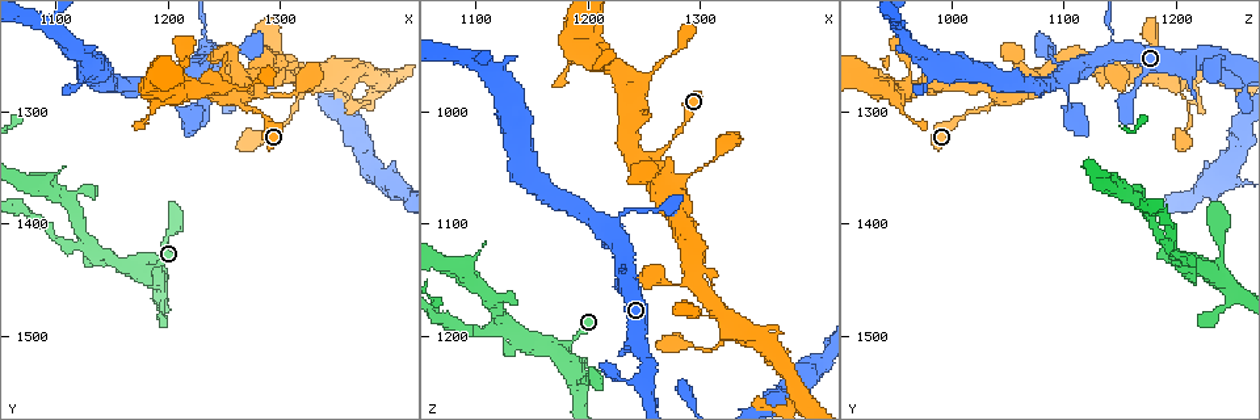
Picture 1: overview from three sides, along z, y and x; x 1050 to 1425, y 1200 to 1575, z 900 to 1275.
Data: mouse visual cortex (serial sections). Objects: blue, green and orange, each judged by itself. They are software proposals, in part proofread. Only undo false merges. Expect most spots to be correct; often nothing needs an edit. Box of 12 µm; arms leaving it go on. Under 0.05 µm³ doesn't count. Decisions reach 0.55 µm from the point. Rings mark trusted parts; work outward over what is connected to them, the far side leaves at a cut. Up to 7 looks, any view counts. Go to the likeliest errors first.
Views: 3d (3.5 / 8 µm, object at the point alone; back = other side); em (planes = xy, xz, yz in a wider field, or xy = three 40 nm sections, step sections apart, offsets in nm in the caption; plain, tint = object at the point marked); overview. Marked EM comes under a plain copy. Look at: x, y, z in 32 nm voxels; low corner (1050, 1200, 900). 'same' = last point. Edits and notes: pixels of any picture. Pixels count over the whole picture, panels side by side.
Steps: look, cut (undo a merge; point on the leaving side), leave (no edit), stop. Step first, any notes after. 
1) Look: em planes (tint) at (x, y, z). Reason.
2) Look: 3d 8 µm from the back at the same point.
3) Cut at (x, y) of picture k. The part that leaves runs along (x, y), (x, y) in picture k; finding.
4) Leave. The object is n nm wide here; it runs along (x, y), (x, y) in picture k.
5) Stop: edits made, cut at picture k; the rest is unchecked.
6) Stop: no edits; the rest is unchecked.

Look: 3d 3.5 µm at (1232, 1240, 1144). Arms part here.

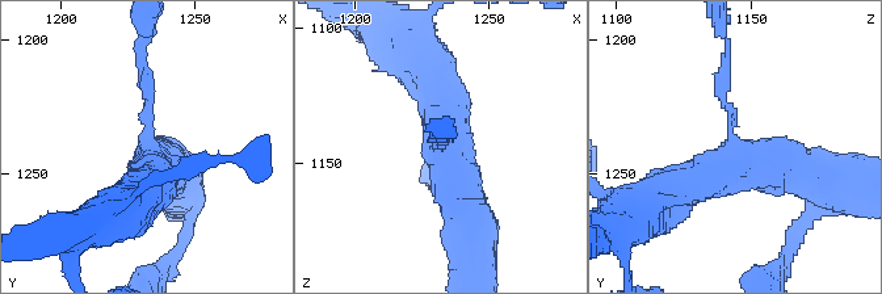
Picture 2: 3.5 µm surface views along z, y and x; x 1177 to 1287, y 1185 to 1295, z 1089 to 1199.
Look: em xy step 3 (tint) at (1231, 1242, 1146).

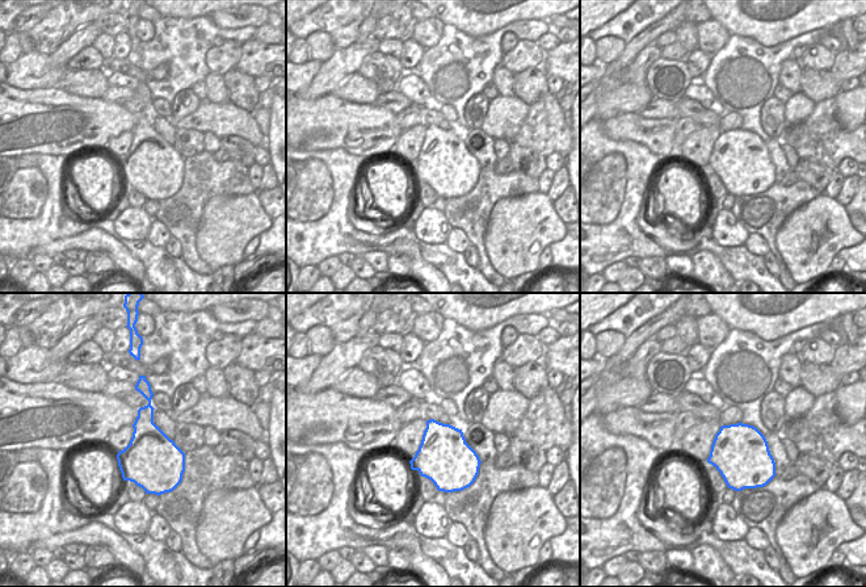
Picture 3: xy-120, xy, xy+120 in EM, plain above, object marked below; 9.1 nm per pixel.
Leave. The arms are 100, 500, 600 nm wide; it runs along (470, 235), (441, 87) in picture 2; one cell here.

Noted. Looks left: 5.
Look: 3d 8 µm at (1128, 1420, 1192). Branch point.

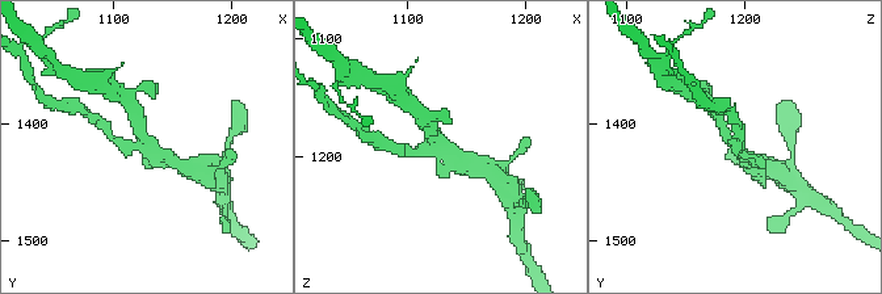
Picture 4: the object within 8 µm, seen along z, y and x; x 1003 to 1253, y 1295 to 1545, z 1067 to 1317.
Look: em xy step 3 (tint) at (1126, 1422, 1194). 3 arms meet here; the arms are 250, 250, 350 nm wide; shape alone is not enough.

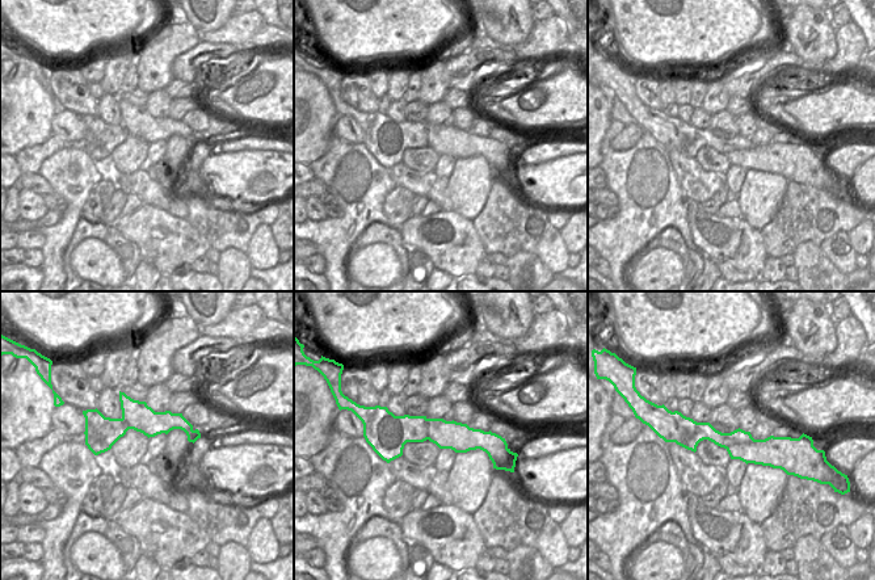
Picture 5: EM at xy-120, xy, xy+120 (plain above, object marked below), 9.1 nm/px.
Cut at (408, 151) of picture 4. The part that leaves runs along (432, 150), (404, 154), (387, 148) in picture 4; two cells meet here.

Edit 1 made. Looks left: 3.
Look: 3d 8 µm at (1216, 1274, 964). Narrows sharply.

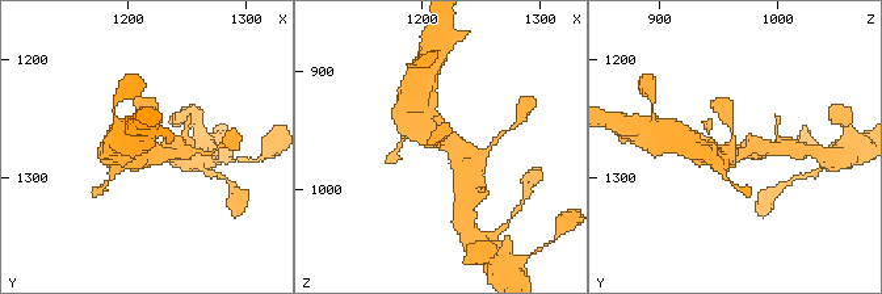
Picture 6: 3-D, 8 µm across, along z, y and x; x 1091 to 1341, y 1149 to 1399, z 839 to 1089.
Look: 3d 3.5 µm at (1212, 1272, 962).

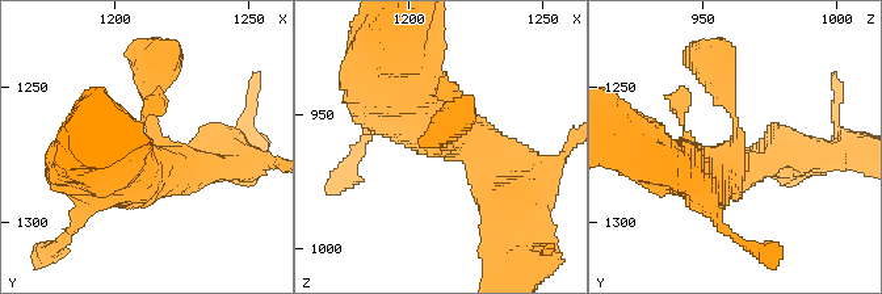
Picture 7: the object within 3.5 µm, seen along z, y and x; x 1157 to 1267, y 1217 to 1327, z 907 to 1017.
Look: em xy step 2 (tint) at (1213, 1273, 962). Now the EM.

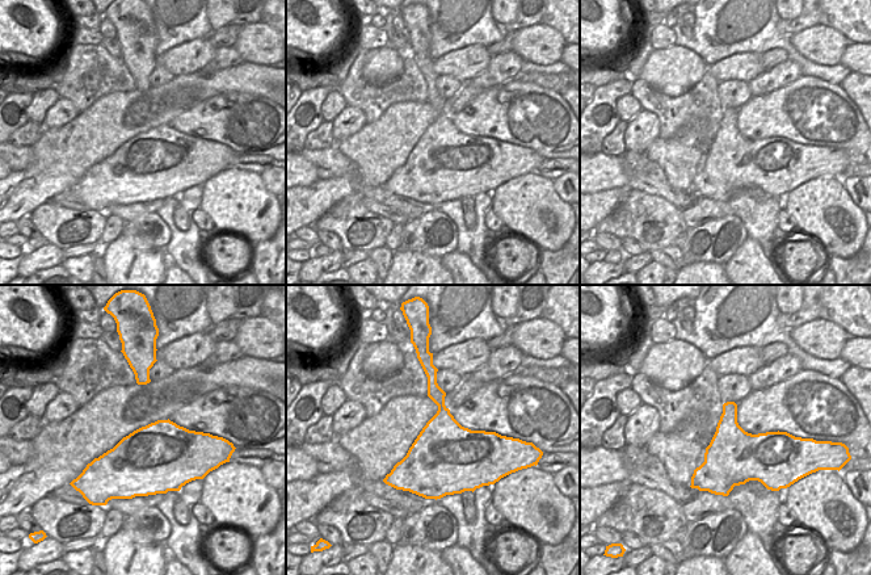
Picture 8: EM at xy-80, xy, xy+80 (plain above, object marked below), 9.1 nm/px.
Leave. It runs along (491, 163), (390, 72), (386, 38) in picture 7; continuous, no second cell.

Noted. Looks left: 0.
Stop: edits made, cut at picture 4; the rest is unchecked.

